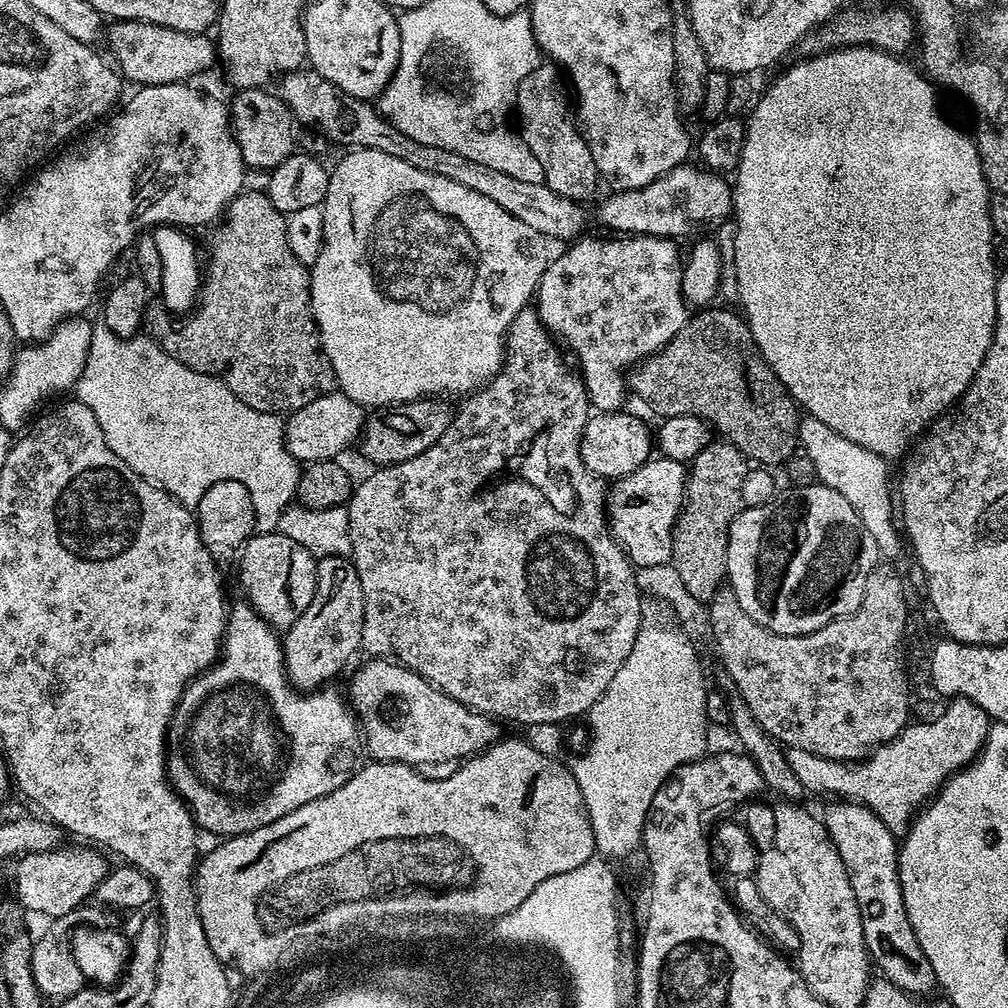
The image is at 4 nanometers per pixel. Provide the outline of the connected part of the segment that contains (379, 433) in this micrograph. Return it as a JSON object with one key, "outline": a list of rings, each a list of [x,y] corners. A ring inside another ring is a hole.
{"outline":[[[426,396],[408,400],[405,404],[369,411],[364,417],[364,430],[360,433],[358,449],[372,466],[387,466],[418,458],[422,450],[430,450],[430,446],[434,446],[434,442],[438,442],[438,438],[442,438],[442,434],[449,428],[452,410],[444,402],[439,396]]]}

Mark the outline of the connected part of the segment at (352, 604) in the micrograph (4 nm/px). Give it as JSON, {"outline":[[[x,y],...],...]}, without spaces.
{"outline":[[[343,556],[334,557],[322,557],[317,559],[316,563],[316,584],[315,592],[313,598],[310,600],[310,605],[306,606],[306,610],[299,615],[295,620],[294,626],[288,629],[282,640],[282,647],[284,650],[284,663],[285,663],[285,673],[291,682],[292,686],[300,692],[315,691],[325,684],[331,683],[332,678],[338,675],[344,668],[344,666],[349,662],[350,658],[361,649],[363,645],[363,640],[361,638],[362,626],[365,622],[365,595],[362,594],[361,579],[358,578],[356,567],[353,566],[351,559]]]}

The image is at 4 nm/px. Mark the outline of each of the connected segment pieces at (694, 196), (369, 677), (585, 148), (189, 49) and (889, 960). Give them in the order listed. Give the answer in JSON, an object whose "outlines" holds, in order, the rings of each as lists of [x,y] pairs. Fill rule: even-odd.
{"outlines":[[[[691,163],[679,164],[662,178],[650,182],[644,188],[616,190],[600,204],[600,220],[616,234],[637,236],[667,236],[681,238],[691,232],[700,232],[711,224],[720,224],[733,215],[733,185],[724,181],[721,173],[707,167],[691,168]]],[[[368,658],[352,676],[347,699],[362,729],[362,744],[373,761],[408,764],[431,780],[445,780],[466,760],[501,739],[501,725],[450,698],[413,668],[388,658]]],[[[541,62],[537,68],[530,70],[530,74],[526,74],[526,78],[522,78],[522,82],[516,91],[514,112],[515,115],[520,115],[518,135],[530,150],[530,154],[534,154],[534,158],[538,158],[538,162],[544,171],[544,183],[550,186],[550,190],[554,190],[566,198],[584,202],[587,201],[587,196],[596,188],[598,173],[594,158],[590,154],[590,146],[584,141],[579,127],[573,121],[572,124],[568,121],[568,112],[570,116],[570,96],[568,100],[567,95],[569,96],[569,93],[566,91],[566,80],[561,69],[551,62]]],[[[122,20],[111,26],[113,28],[106,32],[108,48],[113,56],[111,59],[118,65],[121,77],[125,81],[133,80],[133,85],[188,82],[193,79],[191,76],[196,76],[199,72],[206,71],[212,63],[217,63],[215,43],[199,32],[170,30],[166,26],[141,20]]],[[[837,799],[829,803],[825,812],[822,812],[824,828],[828,832],[829,838],[834,842],[838,850],[838,858],[842,858],[842,866],[846,866],[850,887],[854,890],[854,898],[858,902],[858,910],[862,914],[862,934],[864,935],[864,945],[868,947],[868,954],[873,965],[880,967],[879,975],[888,980],[894,986],[898,986],[904,992],[910,992],[913,996],[923,997],[931,988],[937,987],[936,975],[926,958],[922,954],[922,946],[918,946],[918,938],[910,926],[910,918],[906,914],[904,899],[902,898],[902,886],[900,885],[900,875],[898,874],[898,837],[896,837],[864,804],[857,804],[850,800]]]]}

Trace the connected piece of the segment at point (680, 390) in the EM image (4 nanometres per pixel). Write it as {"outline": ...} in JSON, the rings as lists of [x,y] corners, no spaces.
{"outline":[[[708,306],[697,314],[689,315],[686,326],[682,330],[678,330],[678,334],[674,334],[674,338],[670,338],[670,342],[666,347],[658,349],[653,356],[647,356],[646,359],[641,360],[640,363],[632,365],[630,371],[626,376],[626,384],[629,389],[636,391],[636,396],[644,404],[649,404],[654,411],[657,412],[657,417],[663,418],[665,416],[677,416],[678,414],[694,414],[698,418],[708,421],[713,429],[716,428],[721,432],[723,439],[736,447],[736,449],[743,454],[749,461],[755,462],[760,466],[773,466],[772,464],[782,465],[788,462],[793,455],[798,451],[800,443],[800,421],[802,419],[801,413],[798,411],[798,405],[793,400],[791,394],[787,392],[782,386],[782,382],[774,374],[771,366],[764,361],[762,354],[758,350],[758,346],[754,342],[754,338],[748,329],[748,321],[744,319],[743,315],[732,312],[727,312],[724,308],[716,308],[717,306]]]}

